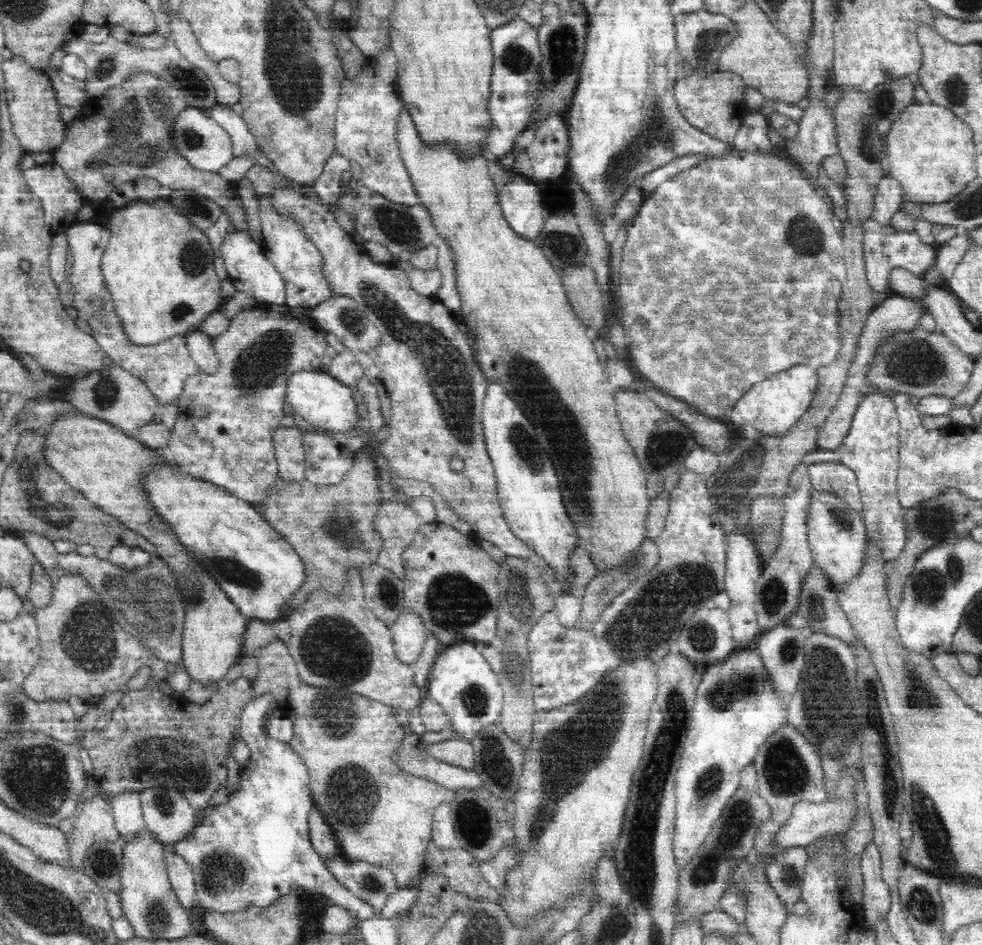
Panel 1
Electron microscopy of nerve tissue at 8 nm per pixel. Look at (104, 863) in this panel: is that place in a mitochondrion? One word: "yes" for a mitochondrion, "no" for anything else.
yes

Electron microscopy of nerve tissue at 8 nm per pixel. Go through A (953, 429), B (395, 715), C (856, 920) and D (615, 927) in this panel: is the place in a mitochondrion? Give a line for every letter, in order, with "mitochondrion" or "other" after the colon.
A: other
B: other
C: other
D: mitochondrion

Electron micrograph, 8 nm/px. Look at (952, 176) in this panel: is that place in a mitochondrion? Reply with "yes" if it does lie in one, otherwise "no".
yes

